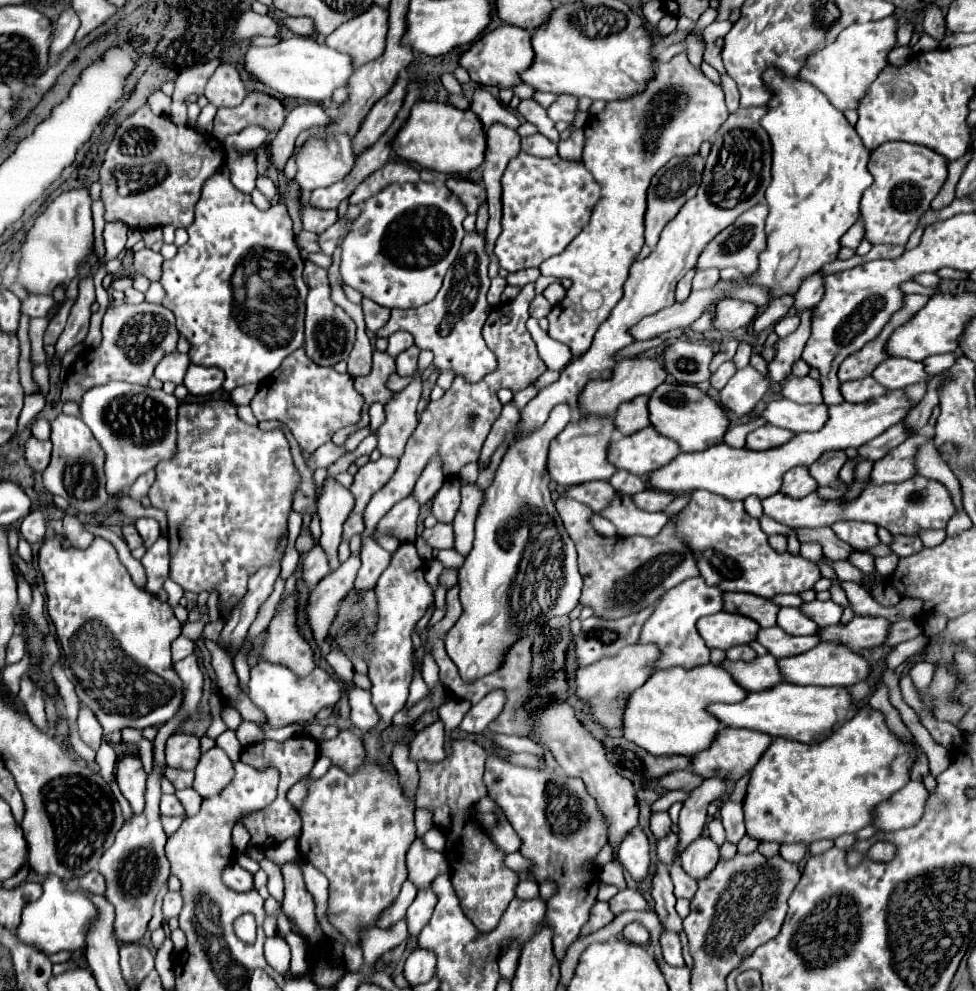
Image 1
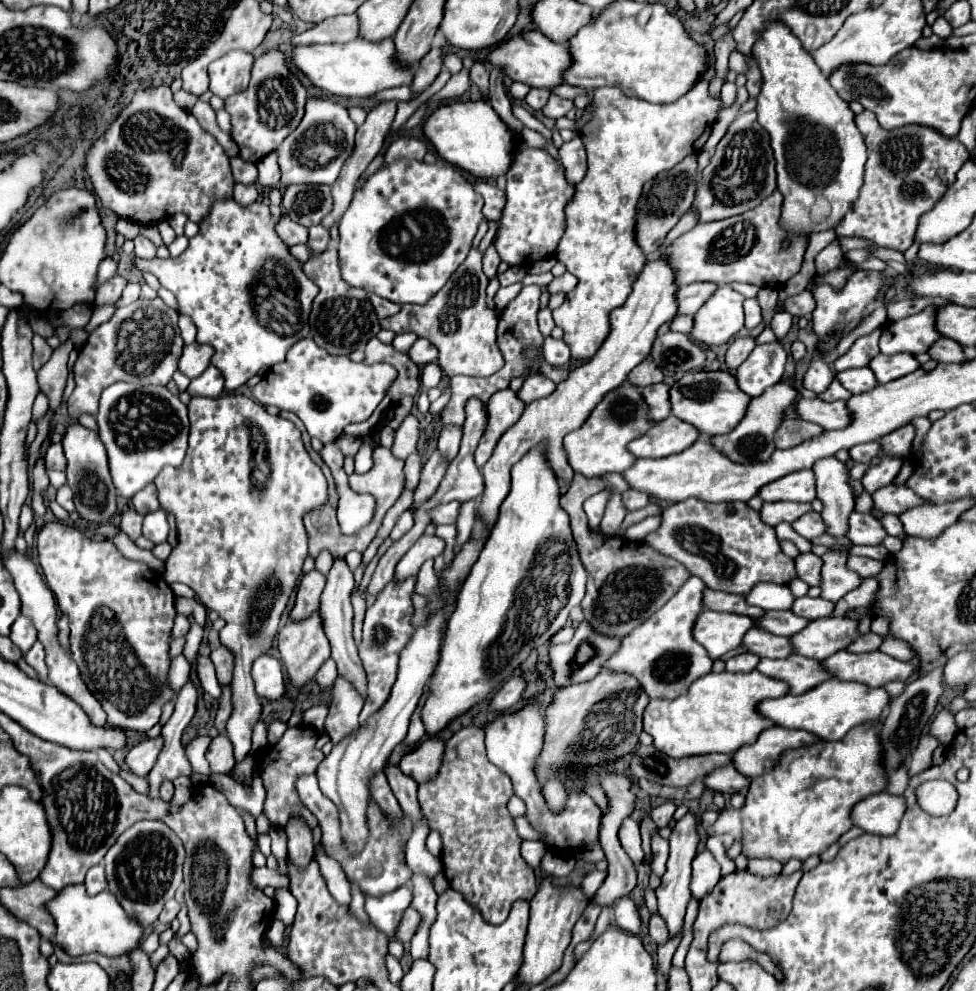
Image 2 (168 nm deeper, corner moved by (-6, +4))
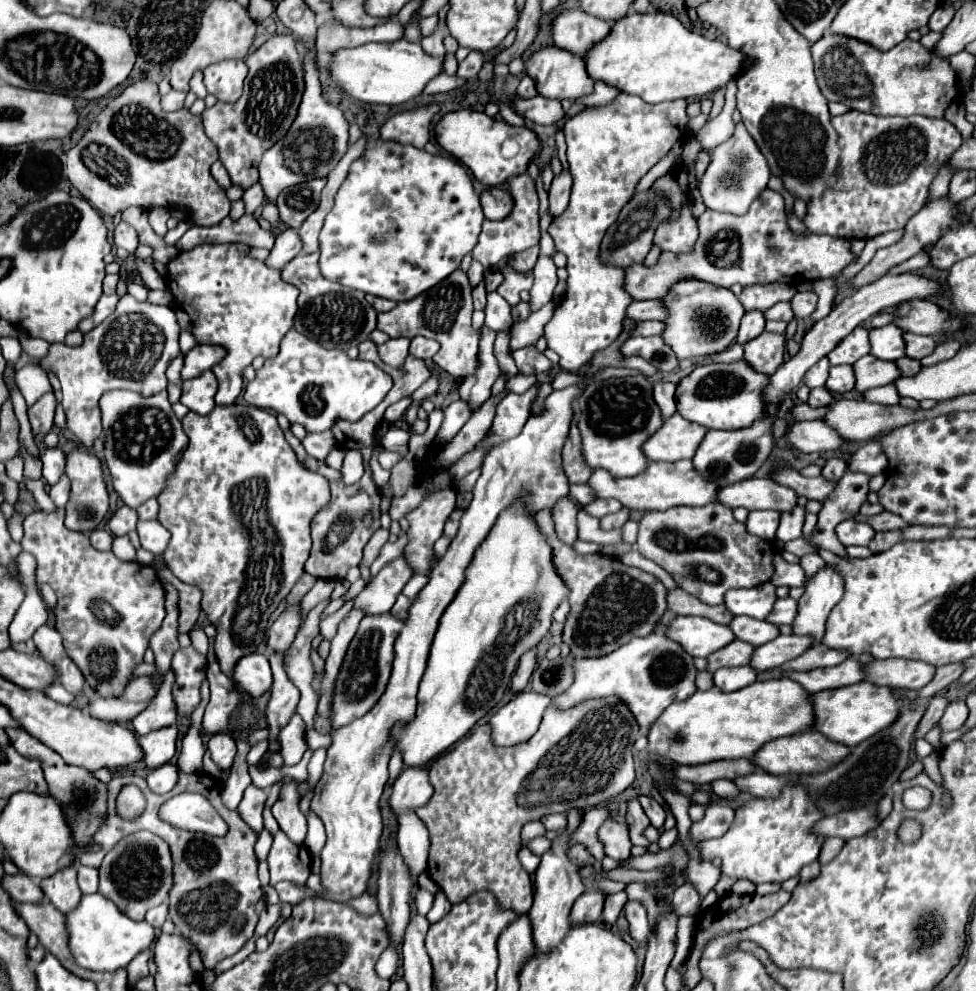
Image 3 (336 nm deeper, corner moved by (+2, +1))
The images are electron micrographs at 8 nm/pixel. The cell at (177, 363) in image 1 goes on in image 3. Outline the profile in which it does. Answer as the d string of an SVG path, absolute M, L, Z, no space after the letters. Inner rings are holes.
M196 345L186 353L184 369L182 369L182 381L190 377L198 377L202 371L212 369L226 357L226 349L222 345Z

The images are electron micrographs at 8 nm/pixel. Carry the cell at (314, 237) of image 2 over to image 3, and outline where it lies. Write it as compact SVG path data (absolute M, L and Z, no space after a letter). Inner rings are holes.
M288 227L280 233L280 237L276 237L276 243L264 263L266 267L280 271L286 263L290 263L300 253L300 249L302 249L302 243L298 241L298 233Z

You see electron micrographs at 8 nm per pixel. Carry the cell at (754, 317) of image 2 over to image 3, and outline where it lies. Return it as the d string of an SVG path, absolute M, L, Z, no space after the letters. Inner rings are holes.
M770 283L770 285L748 285L744 287L740 301L746 311L750 309L770 309L778 301L790 301L790 297L796 293L794 287L782 285L782 283Z

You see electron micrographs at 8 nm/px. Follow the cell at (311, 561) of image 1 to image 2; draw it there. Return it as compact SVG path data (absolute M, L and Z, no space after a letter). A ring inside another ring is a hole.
M316 568L306 572L300 580L298 594L296 594L296 606L292 608L290 618L302 620L302 618L310 616L320 604L320 594L324 590L324 584L326 584L326 576L322 572L318 572Z

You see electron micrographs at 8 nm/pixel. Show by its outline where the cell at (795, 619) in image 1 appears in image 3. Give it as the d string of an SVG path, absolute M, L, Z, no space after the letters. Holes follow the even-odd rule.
M734 617L728 627L736 635L736 639L750 643L754 647L778 637L778 625L770 625L768 621L758 621L752 617Z

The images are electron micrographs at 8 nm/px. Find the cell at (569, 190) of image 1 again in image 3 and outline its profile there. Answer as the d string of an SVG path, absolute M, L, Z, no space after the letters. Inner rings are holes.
M528 173L512 177L508 181L510 185L510 193L514 197L514 209L510 213L510 217L502 219L502 221L484 221L482 225L482 233L480 233L480 241L478 245L472 249L472 257L484 267L496 267L502 259L520 253L532 245L538 245L540 241L540 227L538 227L538 195L536 195L536 187L534 181L530 179Z

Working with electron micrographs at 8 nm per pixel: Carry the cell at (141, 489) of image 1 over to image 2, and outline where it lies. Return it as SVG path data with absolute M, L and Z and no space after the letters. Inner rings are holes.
M148 484L146 488L142 488L132 498L132 504L134 504L134 508L136 508L138 514L148 514L152 510L158 510L160 504L158 504L158 498L156 498L156 486L154 484Z

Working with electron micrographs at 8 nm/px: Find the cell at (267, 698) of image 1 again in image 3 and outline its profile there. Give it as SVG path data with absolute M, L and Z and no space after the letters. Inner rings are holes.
M260 653L242 657L242 661L238 661L234 665L232 677L238 685L242 685L242 689L252 693L254 697L260 697L272 685L272 671L270 671L268 657L260 655Z

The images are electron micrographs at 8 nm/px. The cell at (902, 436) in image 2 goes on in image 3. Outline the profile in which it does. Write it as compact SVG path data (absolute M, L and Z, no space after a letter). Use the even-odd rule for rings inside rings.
M868 441L866 445L862 445L848 461L848 471L858 471L858 473L866 473L866 475L878 475L886 471L886 455L882 453L880 441Z

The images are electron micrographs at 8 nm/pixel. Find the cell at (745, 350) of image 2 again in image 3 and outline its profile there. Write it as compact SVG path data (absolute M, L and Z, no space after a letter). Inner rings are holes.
M754 309L754 311L746 311L744 317L742 317L742 325L740 325L740 331L738 331L738 343L746 343L754 337L758 337L762 331L764 331L764 325L766 325L766 319L764 319L764 313Z

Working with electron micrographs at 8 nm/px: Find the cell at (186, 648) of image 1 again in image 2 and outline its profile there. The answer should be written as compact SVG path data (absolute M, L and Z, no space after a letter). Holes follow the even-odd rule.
M180 654L170 664L170 686L174 686L174 690L180 690L186 684L188 676L190 676L190 662L186 660L184 654Z

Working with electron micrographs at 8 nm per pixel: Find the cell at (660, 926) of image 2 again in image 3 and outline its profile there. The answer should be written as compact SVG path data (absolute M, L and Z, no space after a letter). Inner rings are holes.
M628 901L624 905L624 915L626 915L626 921L628 921L630 937L638 943L646 943L648 935L650 935L650 927L648 927L644 905L638 903L638 901Z

